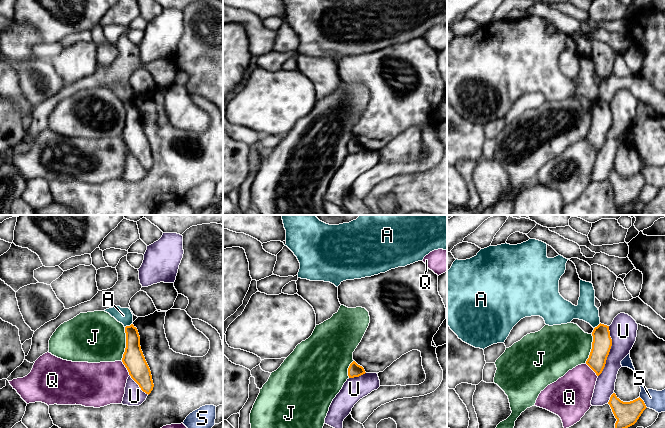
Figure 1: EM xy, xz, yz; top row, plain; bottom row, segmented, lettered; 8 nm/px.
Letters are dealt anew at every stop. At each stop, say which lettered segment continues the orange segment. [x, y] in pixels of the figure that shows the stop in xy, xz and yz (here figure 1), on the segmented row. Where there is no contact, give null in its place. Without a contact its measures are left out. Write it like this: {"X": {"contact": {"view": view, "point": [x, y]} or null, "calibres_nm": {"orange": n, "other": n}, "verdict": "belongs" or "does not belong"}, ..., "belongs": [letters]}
{"A": {"contact": {"view": "xy", "point": [128, 326]}, "calibres_nm": {"orange": 160, "other": 130}, "verdict": "does not belong"}, "J": {"contact": {"view": "xy", "point": [126, 344]}, "calibres_nm": {"orange": 170, "other": 400}, "verdict": "does not belong"}, "Q": {"contact": {"view": "xy", "point": [126, 367]}, "calibres_nm": {"orange": 170, "other": 360}, "verdict": "does not belong"}, "S": {"contact": {"view": "yz", "point": [643, 402]}, "calibres_nm": {"orange": 190, "other": 160}, "verdict": "does not belong"}, "U": {"contact": {"view": "yz", "point": [609, 351]}, "calibres_nm": {"orange": 160, "other": 220}, "verdict": "does not belong"}, "belongs": []}

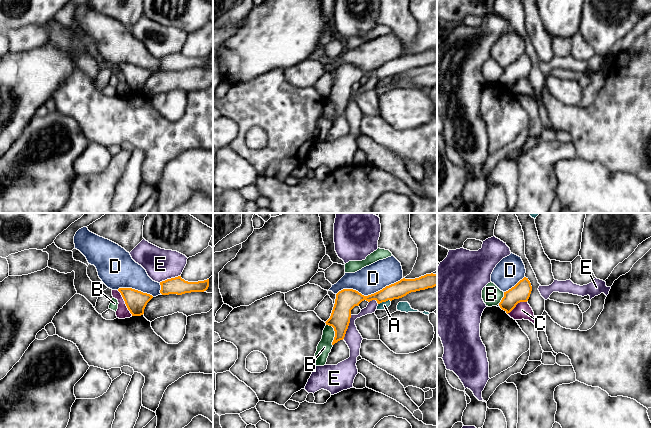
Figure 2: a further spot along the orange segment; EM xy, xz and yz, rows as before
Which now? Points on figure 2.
{"A": {"contact": {"view": "xz", "point": [384, 301]}, "calibres_nm": {"orange": 130, "other": 60}, "verdict": "does not belong"}, "B": {"contact": {"view": "xz", "point": [335, 333]}, "calibres_nm": {"orange": 160, "other": 120}, "verdict": "does not belong"}, "C": {"contact": {"view": "xy", "point": [125, 303]}, "calibres_nm": {"orange": 170, "other": 100}, "verdict": "does not belong"}, "D": {"contact": {"view": "xz", "point": [369, 295]}, "calibres_nm": {"orange": 170, "other": 220}, "verdict": "does not belong"}, "E": {"contact": {"view": "xz", "point": [347, 327]}, "calibres_nm": {"orange": 170, "other": 140}, "verdict": "does not belong"}, "belongs": []}

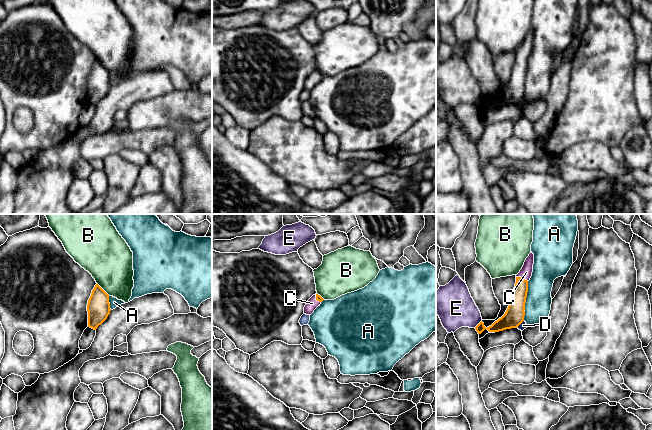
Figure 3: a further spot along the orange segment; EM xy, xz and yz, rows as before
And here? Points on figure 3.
{"A": {"contact": {"view": "yz", "point": [525, 301]}, "calibres_nm": {"orange": 160, "other": 200}, "verdict": "does not belong"}, "B": {"contact": {"view": "xy", "point": [102, 289]}, "calibres_nm": {"orange": 190, "other": 380}, "verdict": "does not belong"}, "C": {"contact": {"view": "yz", "point": [522, 278]}, "calibres_nm": {"orange": 130, "other": 100}, "verdict": "belongs"}, "D": {"contact": {"view": "yz", "point": [519, 324]}, "calibres_nm": {"orange": 160, "other": 60}, "verdict": "does not belong"}, "E": {"contact": {"view": "yz", "point": [478, 324]}, "calibres_nm": {"orange": 120, "other": 300}, "verdict": "does not belong"}, "belongs": ["C"]}

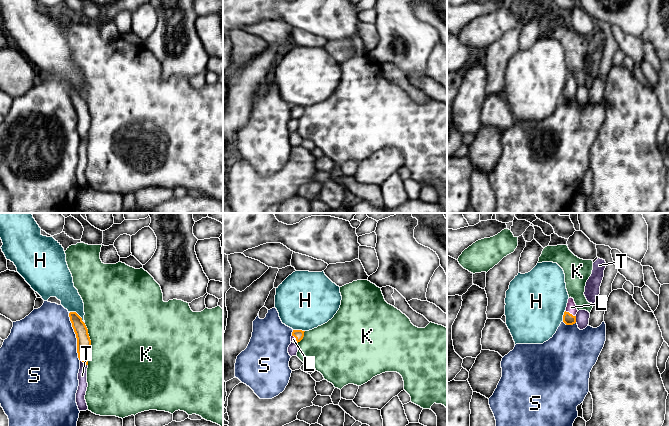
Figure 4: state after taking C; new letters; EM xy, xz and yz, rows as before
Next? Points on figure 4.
{"H": {"contact": {"view": "xy", "point": [78, 315]}, "calibres_nm": {"orange": 110, "other": 180}, "verdict": "does not belong"}, "K": {"contact": {"view": "xy", "point": [90, 344]}, "calibres_nm": {"orange": 110, "other": 500}, "verdict": "does not belong"}, "L": {"contact": {"view": "yz", "point": [569, 313]}, "calibres_nm": {"orange": 90, "other": 80}, "verdict": "belongs"}, "S": {"contact": {"view": "xy", "point": [76, 337]}, "calibres_nm": {"orange": 110, "other": 500}, "verdict": "does not belong"}, "T": {"contact": {"view": "xy", "point": [84, 362]}, "calibres_nm": {"orange": 110, "other": 80}, "verdict": "does not belong"}, "belongs": ["L"]}

